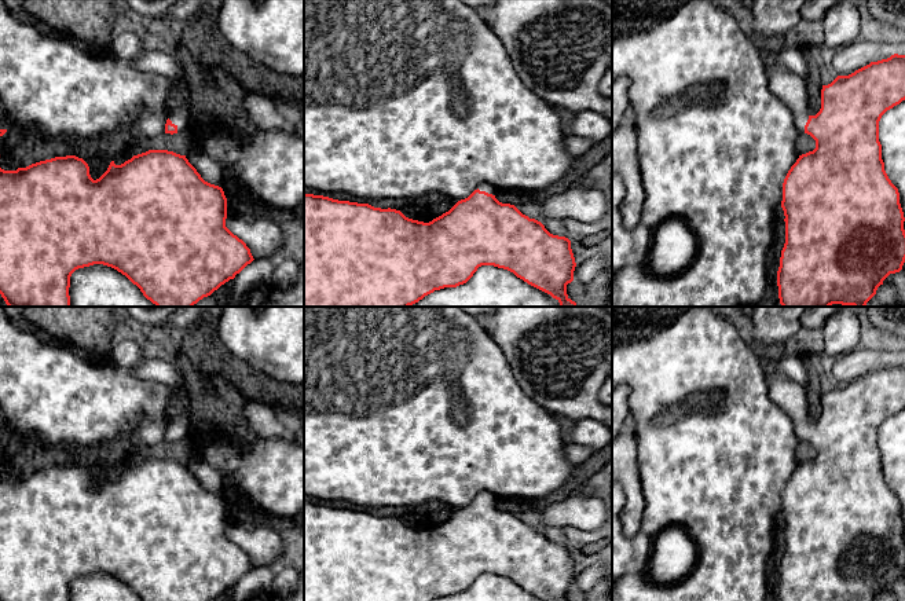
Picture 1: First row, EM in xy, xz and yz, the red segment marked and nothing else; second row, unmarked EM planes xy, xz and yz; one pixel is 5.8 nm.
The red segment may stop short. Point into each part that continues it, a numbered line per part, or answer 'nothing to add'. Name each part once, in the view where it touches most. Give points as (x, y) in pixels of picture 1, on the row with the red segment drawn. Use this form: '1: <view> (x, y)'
1: yz (790, 88)

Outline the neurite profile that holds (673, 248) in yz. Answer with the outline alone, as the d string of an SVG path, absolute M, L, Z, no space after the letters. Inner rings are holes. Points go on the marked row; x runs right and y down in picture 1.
M673 217L652 230L652 243L644 265L655 275L682 272L693 260L696 239L684 220Z

